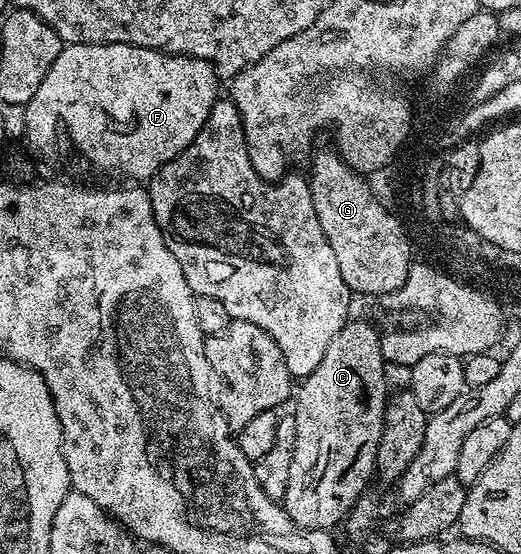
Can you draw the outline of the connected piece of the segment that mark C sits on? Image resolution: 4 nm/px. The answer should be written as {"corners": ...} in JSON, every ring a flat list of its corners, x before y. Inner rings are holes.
{"corners":[[349,319,342,331,330,339,322,363,299,382,294,397,298,443,294,447,294,463,290,466,290,480,286,483,282,502,287,520,292,520,295,528,335,530,335,525,339,521,341,524,357,501,365,496,367,489,364,488,376,472,379,436,382,435,385,404,390,396,390,387,384,380,385,364,381,334,376,333,368,321]]}

